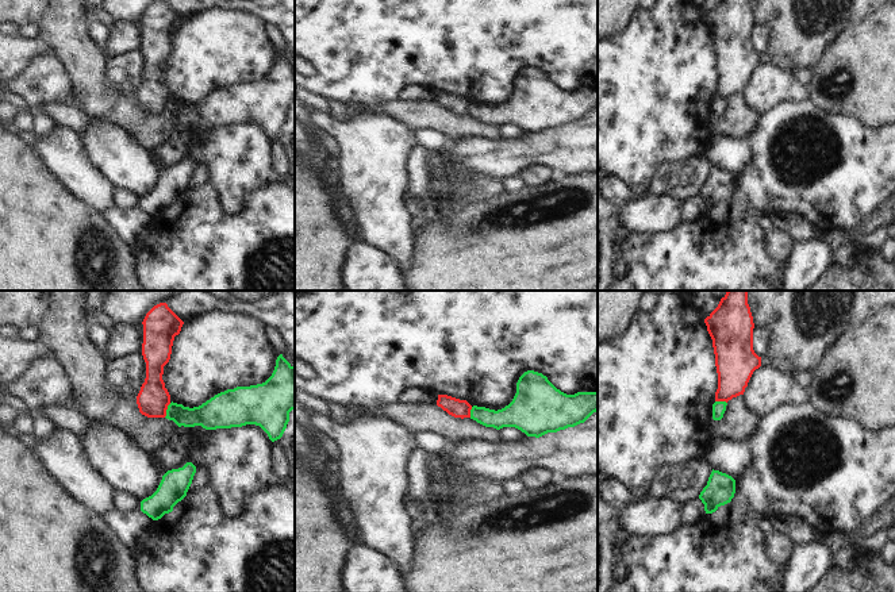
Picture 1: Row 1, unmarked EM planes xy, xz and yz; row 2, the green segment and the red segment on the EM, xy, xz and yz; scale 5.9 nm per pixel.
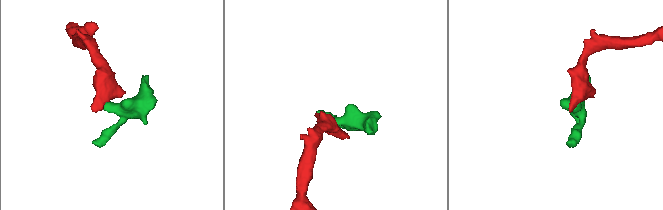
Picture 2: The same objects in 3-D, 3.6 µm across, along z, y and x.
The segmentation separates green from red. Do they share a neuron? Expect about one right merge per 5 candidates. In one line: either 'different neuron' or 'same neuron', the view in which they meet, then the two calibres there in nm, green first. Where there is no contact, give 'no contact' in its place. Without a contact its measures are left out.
different neuron; contact in xy; calibres 150 and 190 nm

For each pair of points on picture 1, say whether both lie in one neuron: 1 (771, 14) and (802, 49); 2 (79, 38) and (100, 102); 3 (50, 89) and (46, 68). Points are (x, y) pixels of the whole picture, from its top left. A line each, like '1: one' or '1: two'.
1: one
2: one
3: one

